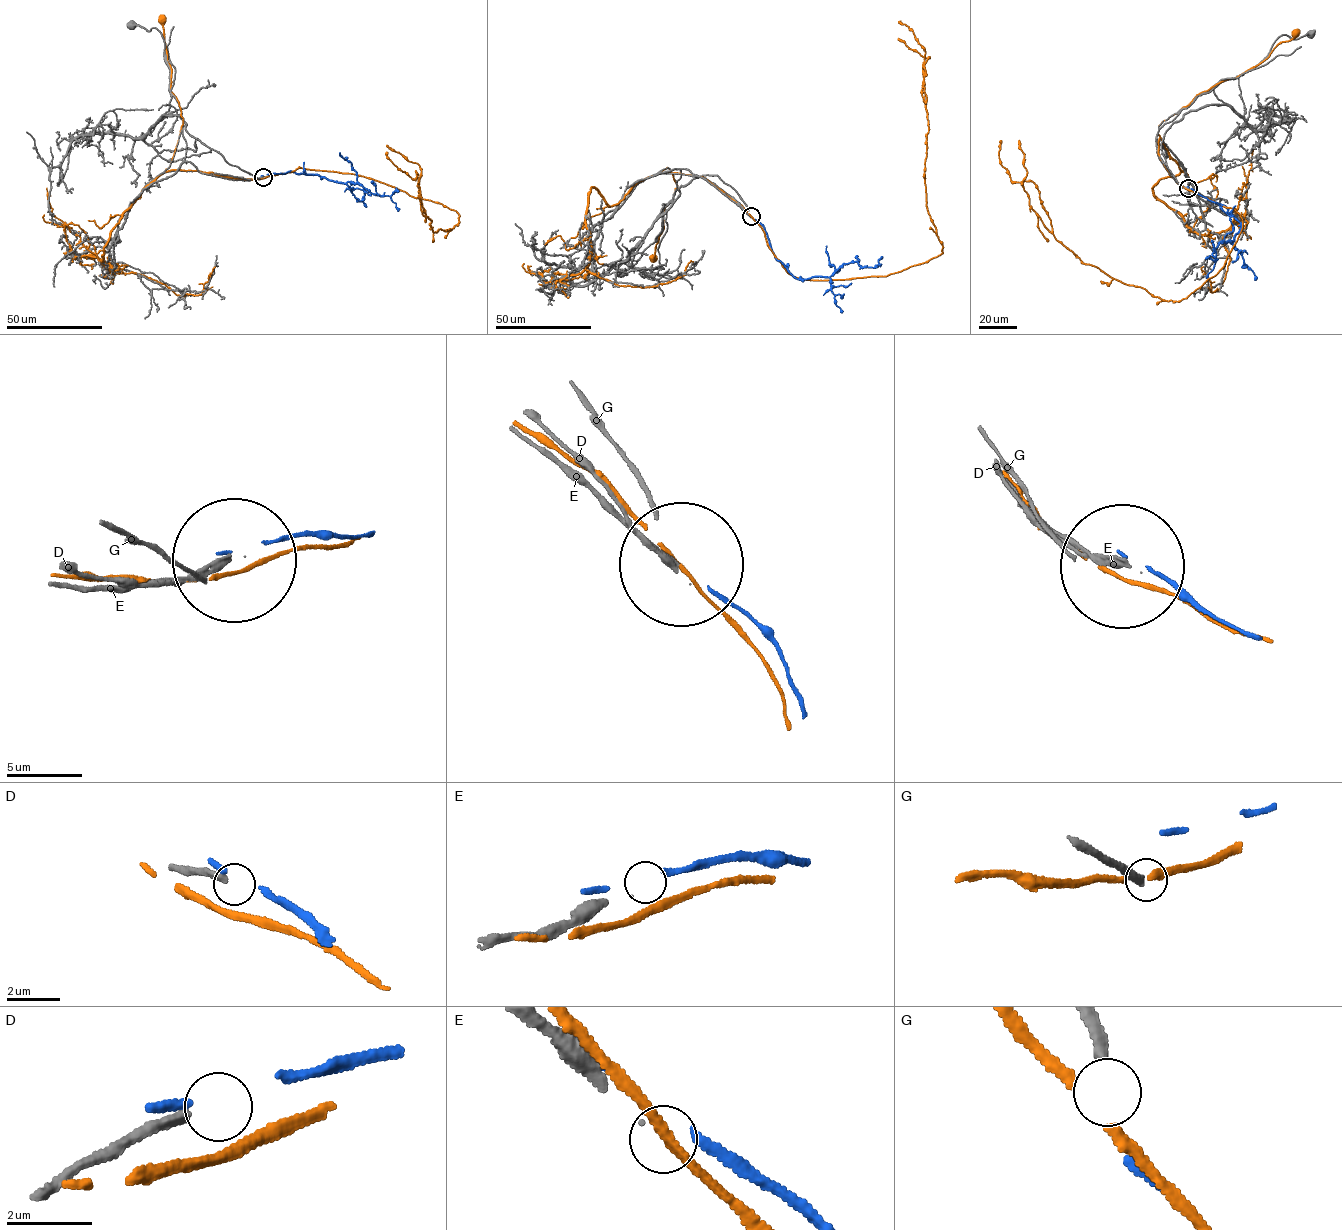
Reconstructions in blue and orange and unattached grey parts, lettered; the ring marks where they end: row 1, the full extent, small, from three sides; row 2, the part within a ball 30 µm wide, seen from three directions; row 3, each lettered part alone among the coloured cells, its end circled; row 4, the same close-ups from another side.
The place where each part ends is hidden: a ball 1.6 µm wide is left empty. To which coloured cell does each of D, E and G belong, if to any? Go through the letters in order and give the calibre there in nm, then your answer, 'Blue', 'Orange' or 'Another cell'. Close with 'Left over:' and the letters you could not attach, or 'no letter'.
D: Thickness 280 nm. Another cell
E: Thickness 30 nm. Another cell
G: Thickness 280 nm. Another cell
Left over: D, E, G

